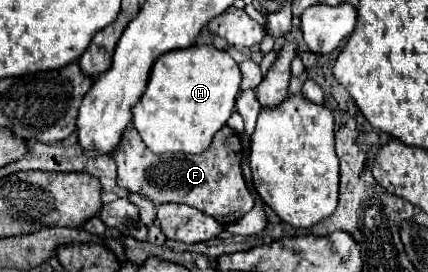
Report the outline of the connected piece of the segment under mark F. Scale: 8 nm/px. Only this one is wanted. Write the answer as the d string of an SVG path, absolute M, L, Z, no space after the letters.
M129 123L119 147L111 151L109 157L117 163L119 185L125 187L127 191L145 195L155 205L161 205L165 201L187 203L191 207L197 207L199 211L205 211L221 225L227 225L241 219L255 205L253 195L249 193L243 179L243 171L241 171L243 151L241 149L243 149L241 137L225 125L215 133L211 147L207 147L207 151L199 155L187 155L187 153L155 155L145 147L137 129Z

